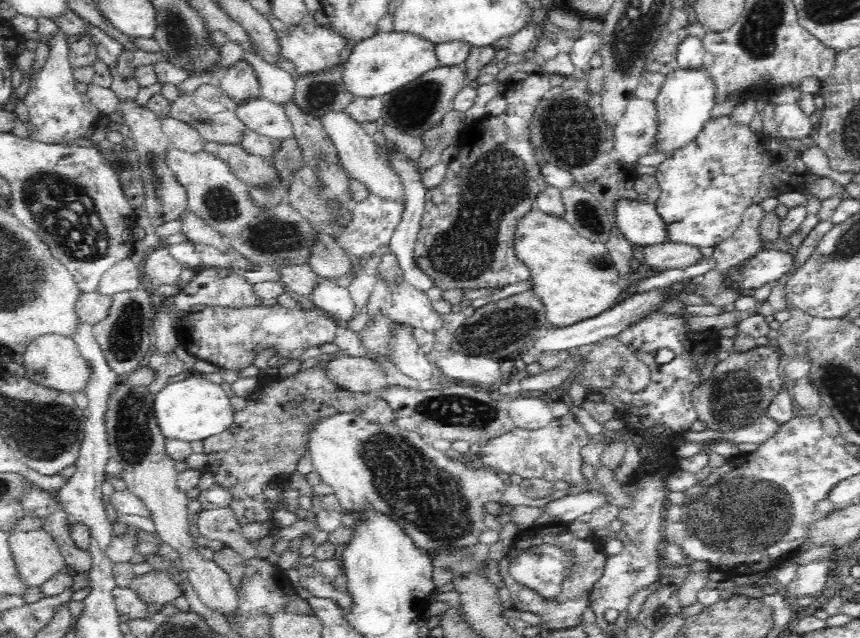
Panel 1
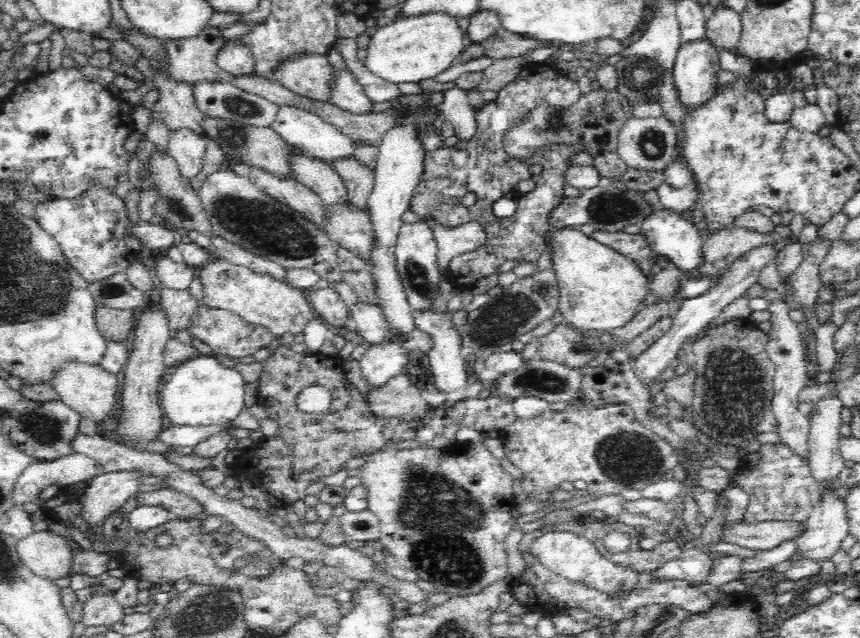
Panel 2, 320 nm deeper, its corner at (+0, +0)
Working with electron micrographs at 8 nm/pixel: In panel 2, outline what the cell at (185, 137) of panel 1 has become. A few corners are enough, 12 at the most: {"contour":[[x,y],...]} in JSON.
{"contour":[[169,131],[167,151],[191,181],[202,171],[208,137]]}

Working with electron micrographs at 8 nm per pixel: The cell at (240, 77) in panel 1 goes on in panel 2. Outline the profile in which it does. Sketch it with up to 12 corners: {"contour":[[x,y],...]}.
{"contour":[[225,42],[215,61],[234,76],[254,75],[252,52]]}

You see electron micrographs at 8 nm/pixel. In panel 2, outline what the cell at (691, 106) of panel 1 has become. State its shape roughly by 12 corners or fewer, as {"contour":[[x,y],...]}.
{"contour":[[681,45],[672,67],[677,100],[688,113],[720,85],[716,46]]}

